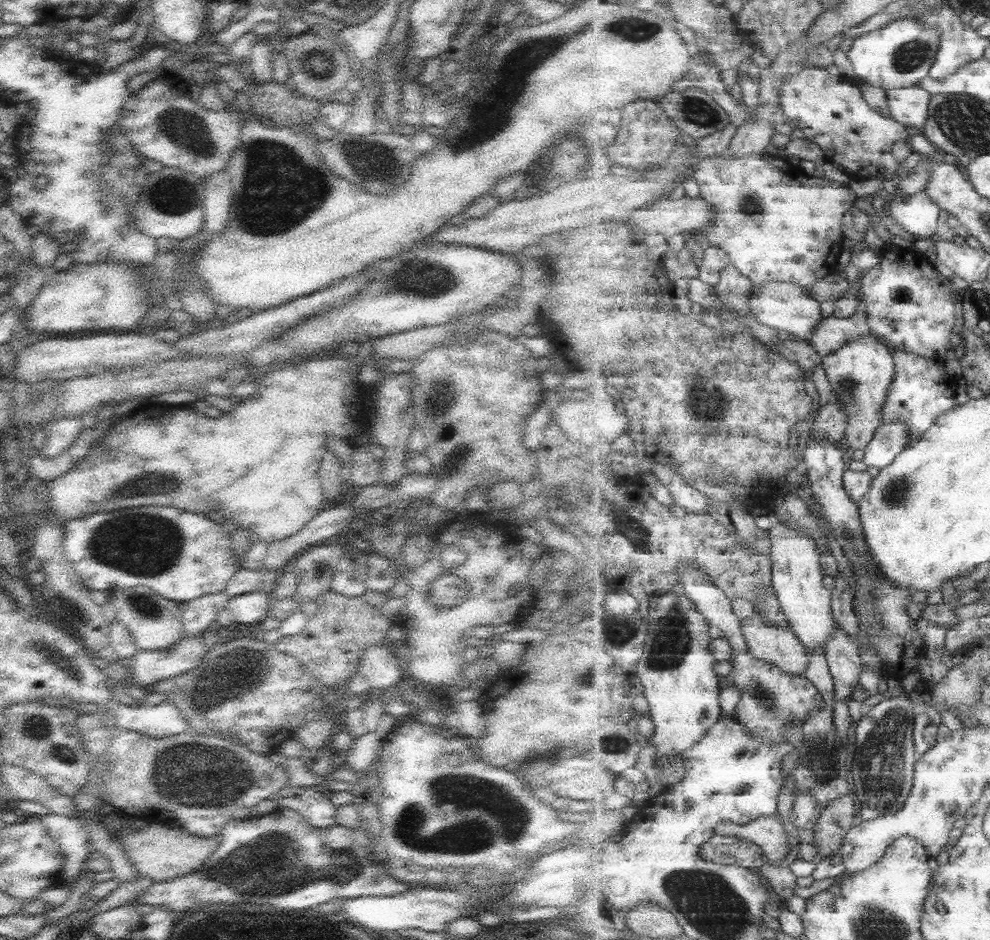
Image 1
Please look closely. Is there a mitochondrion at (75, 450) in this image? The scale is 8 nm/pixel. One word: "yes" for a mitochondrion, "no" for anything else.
no

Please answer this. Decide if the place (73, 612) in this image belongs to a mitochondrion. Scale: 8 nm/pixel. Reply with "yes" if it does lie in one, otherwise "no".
yes

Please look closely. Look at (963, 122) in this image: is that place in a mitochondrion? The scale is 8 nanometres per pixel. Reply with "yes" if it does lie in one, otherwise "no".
yes

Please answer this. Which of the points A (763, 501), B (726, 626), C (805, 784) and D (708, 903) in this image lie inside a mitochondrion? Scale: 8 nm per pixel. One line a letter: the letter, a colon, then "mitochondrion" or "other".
A: other
B: other
C: other
D: mitochondrion

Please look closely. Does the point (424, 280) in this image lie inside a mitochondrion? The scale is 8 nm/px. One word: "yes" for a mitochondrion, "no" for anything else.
yes

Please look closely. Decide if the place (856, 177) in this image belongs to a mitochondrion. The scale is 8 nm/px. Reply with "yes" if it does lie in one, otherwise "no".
no

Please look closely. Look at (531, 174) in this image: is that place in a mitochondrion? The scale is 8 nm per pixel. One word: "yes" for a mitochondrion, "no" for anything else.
no

